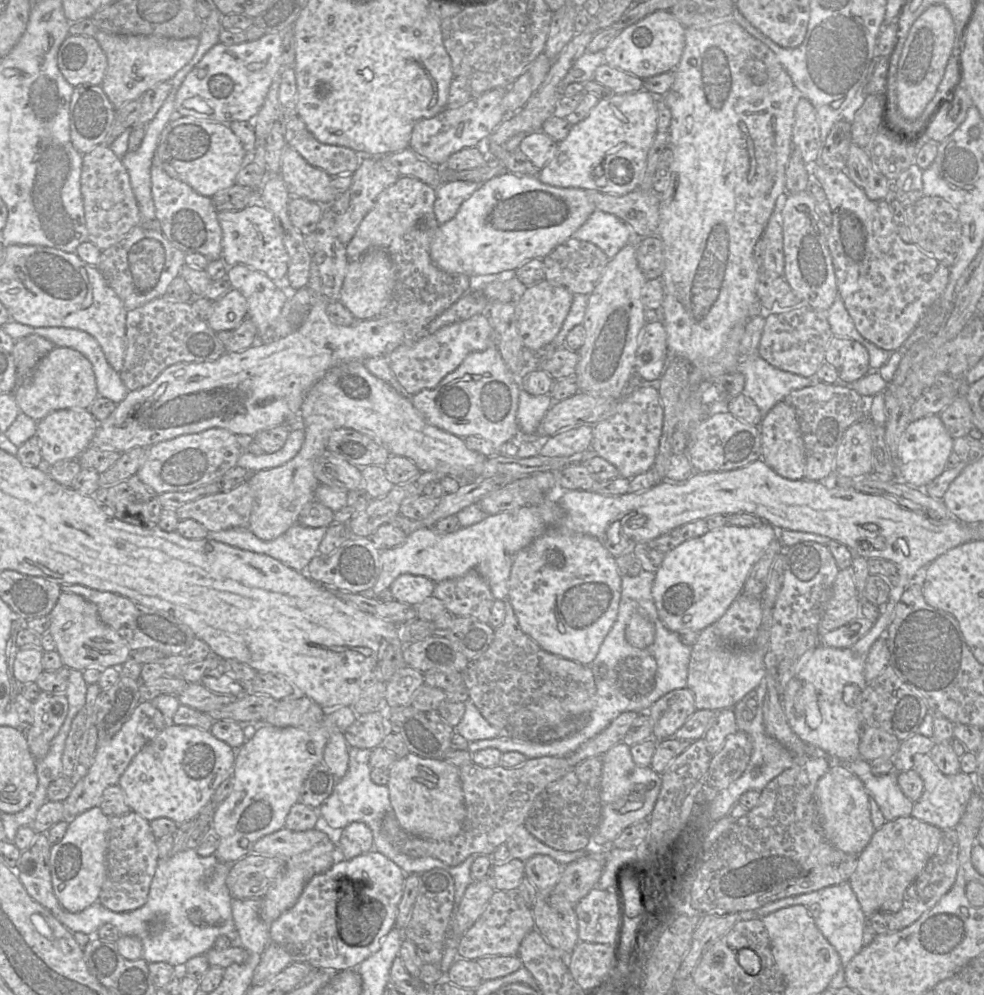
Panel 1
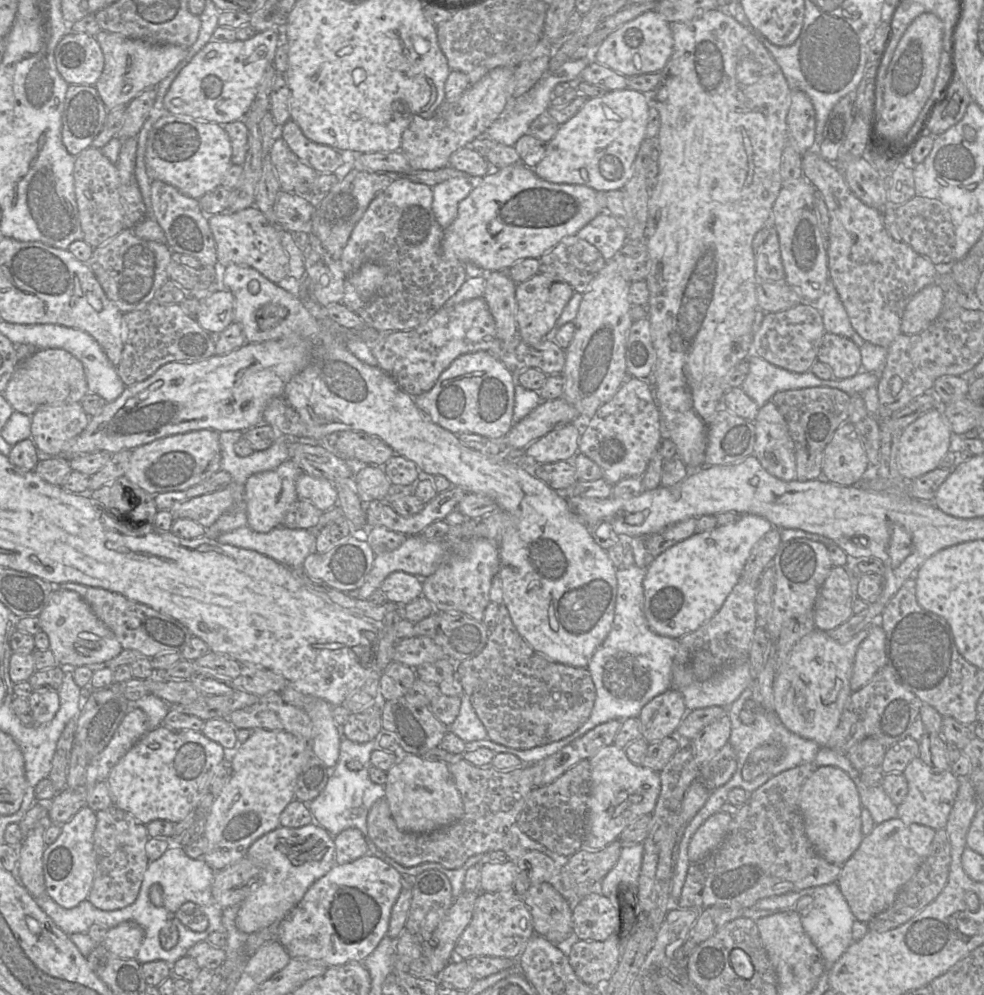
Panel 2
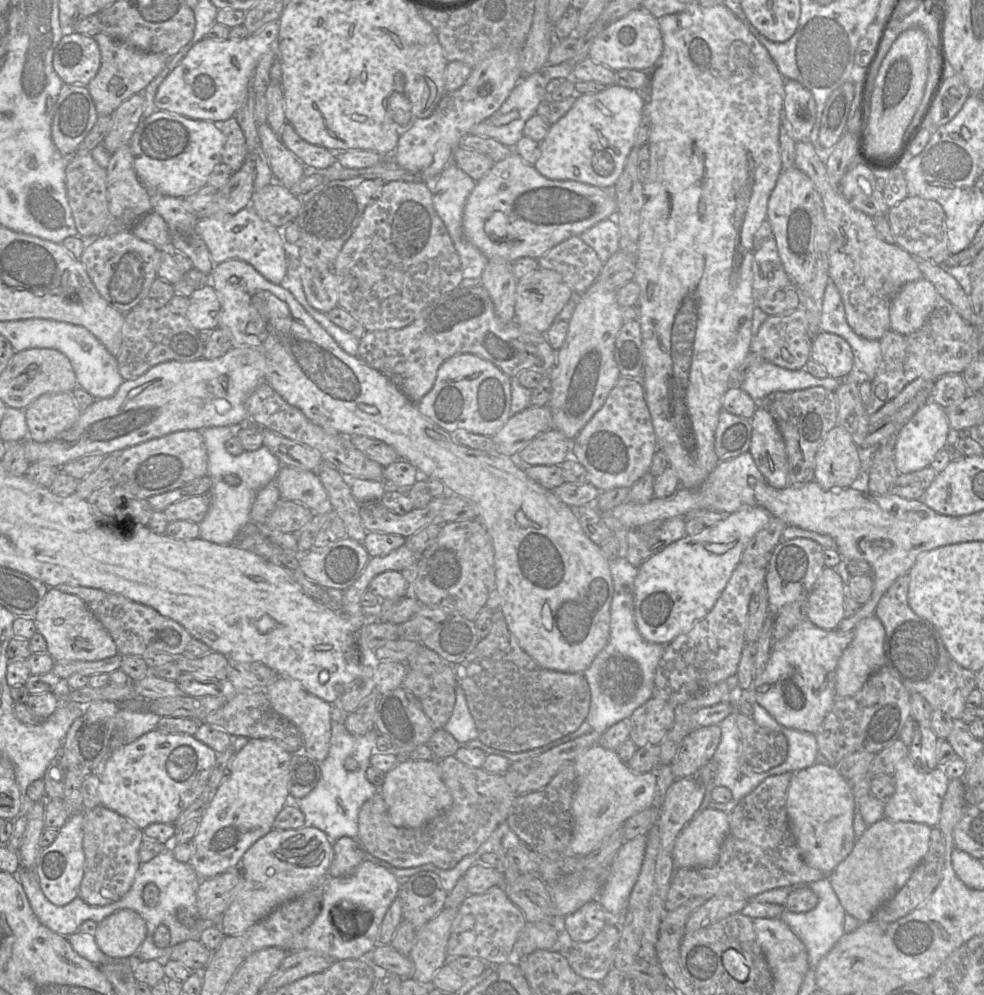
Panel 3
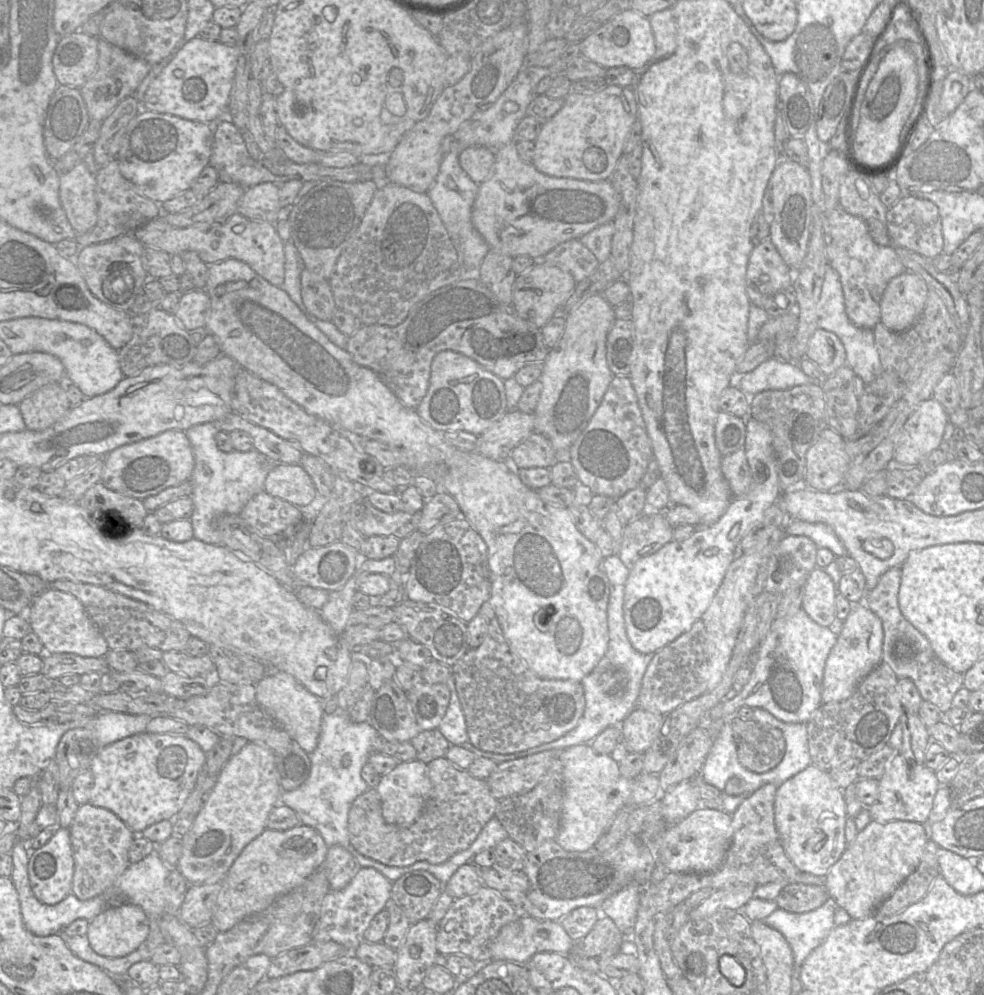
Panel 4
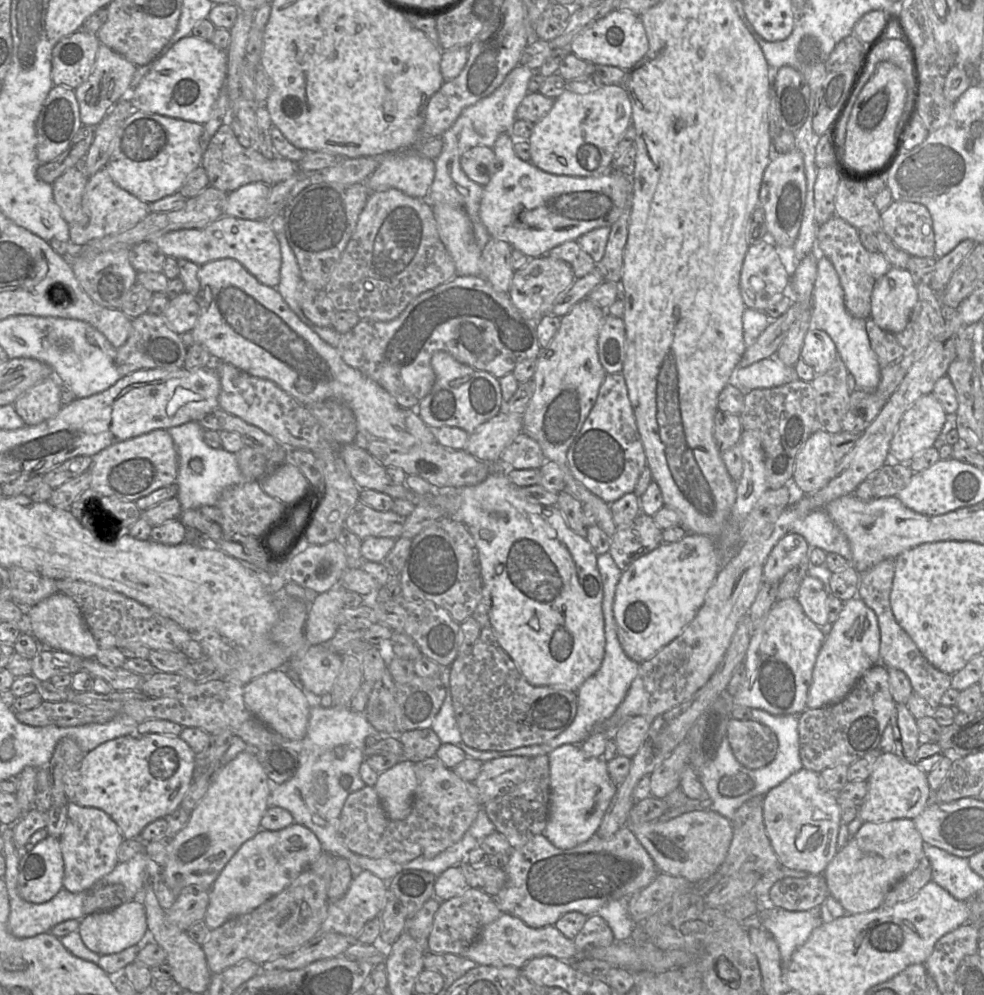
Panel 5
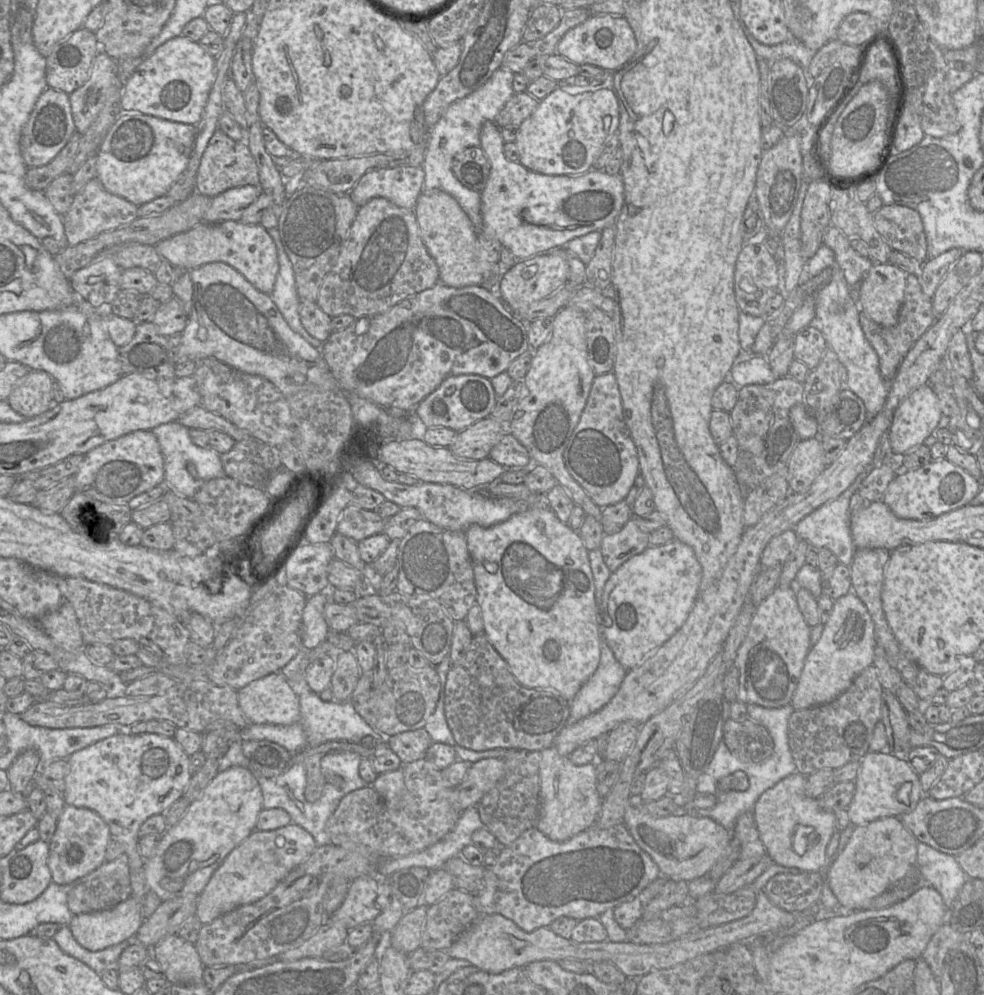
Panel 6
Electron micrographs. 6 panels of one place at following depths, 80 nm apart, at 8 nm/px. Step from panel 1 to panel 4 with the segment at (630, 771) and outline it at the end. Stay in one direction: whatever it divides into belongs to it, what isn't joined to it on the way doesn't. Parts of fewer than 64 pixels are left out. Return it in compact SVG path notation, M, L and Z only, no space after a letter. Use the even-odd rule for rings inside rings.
M590 743L564 749L559 760L563 764L564 798L555 841L566 851L585 852L594 848L620 809L638 807L660 796L658 774L626 779L620 774L618 763L610 755L596 753Z

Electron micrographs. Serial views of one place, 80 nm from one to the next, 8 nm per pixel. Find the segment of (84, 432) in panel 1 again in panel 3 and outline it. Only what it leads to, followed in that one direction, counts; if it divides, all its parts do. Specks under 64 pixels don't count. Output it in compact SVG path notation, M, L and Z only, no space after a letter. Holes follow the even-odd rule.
M47 393L39 396L24 409L28 437L43 443L56 438L72 427L81 411L71 393Z

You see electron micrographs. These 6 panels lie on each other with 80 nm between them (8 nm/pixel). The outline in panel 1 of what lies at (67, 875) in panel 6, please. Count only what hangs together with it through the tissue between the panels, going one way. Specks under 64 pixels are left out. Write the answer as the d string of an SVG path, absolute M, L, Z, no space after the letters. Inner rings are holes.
M134 811L125 815L108 816L106 875L98 902L111 911L129 912L143 906L160 861L157 838L150 822Z

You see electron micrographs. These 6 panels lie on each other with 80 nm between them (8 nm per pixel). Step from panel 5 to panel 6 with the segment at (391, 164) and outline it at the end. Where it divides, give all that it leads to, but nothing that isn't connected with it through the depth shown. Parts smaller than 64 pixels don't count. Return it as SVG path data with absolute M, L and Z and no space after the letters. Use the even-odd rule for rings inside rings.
M422 166L375 169L364 174L349 195L359 208L373 198L382 197L398 207L414 210L424 181Z

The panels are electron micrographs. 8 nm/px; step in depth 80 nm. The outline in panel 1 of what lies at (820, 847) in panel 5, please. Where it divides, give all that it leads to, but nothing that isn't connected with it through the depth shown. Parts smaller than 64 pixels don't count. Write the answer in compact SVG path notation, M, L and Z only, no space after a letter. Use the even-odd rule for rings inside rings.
M841 766L828 770L815 789L816 807L828 841L844 853L859 855L869 844L876 829L870 812L870 796L862 781Z

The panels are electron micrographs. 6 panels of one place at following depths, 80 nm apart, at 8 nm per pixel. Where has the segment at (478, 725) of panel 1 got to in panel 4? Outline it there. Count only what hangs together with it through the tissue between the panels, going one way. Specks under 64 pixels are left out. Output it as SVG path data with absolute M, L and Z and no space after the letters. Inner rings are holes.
M453 675L449 677L445 685L451 693L450 701L446 713L437 729L451 745L459 746L464 742L468 742L469 737Z

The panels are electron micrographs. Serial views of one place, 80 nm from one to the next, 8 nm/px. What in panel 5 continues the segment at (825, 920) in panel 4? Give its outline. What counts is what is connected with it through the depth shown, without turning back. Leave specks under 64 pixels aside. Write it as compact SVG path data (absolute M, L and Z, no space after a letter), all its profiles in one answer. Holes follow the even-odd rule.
M819 907L808 911L787 911L782 908L770 908L759 913L761 927L771 933L778 944L782 969L789 965L795 950L823 923L818 909Z

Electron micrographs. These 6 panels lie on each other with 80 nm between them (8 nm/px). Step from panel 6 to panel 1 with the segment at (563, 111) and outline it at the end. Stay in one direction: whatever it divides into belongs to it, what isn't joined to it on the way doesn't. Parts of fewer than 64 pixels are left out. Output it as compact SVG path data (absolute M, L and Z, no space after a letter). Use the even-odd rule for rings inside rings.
M641 89L601 98L588 116L573 124L566 138L558 142L554 156L539 170L537 178L556 187L627 194L639 186L656 133L656 101L650 92Z

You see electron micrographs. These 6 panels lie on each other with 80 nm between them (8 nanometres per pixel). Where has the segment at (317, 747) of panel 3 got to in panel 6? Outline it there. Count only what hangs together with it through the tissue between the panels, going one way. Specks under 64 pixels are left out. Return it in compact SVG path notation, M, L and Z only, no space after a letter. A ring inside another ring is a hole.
M280 672L268 674L237 690L244 715L254 724L301 722L299 697Z

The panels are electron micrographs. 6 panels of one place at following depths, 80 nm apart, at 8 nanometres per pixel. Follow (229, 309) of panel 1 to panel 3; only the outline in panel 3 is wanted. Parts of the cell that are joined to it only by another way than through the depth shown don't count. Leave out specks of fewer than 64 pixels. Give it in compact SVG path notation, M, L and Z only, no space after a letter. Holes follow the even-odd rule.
M211 285L195 289L189 297L189 302L185 317L193 328L203 331L218 327L221 304Z

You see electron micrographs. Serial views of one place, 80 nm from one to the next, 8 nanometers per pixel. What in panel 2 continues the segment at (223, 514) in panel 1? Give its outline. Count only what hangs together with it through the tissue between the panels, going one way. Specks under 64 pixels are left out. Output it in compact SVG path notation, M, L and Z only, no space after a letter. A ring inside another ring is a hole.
M230 486L221 491L191 498L171 507L169 512L174 520L192 519L204 528L210 527L225 512L236 506L233 491Z

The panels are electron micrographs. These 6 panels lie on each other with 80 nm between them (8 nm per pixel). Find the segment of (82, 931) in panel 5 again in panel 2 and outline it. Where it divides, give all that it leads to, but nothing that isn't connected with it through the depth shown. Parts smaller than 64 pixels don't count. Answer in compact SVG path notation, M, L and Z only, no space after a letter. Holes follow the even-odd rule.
M126 921L110 928L102 944L119 958L135 959L143 939L143 929L135 922Z

